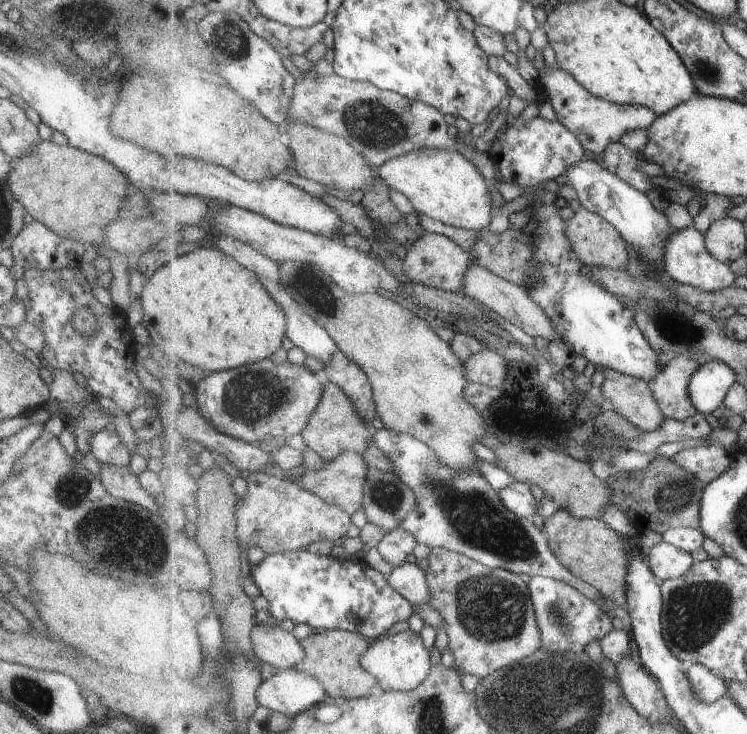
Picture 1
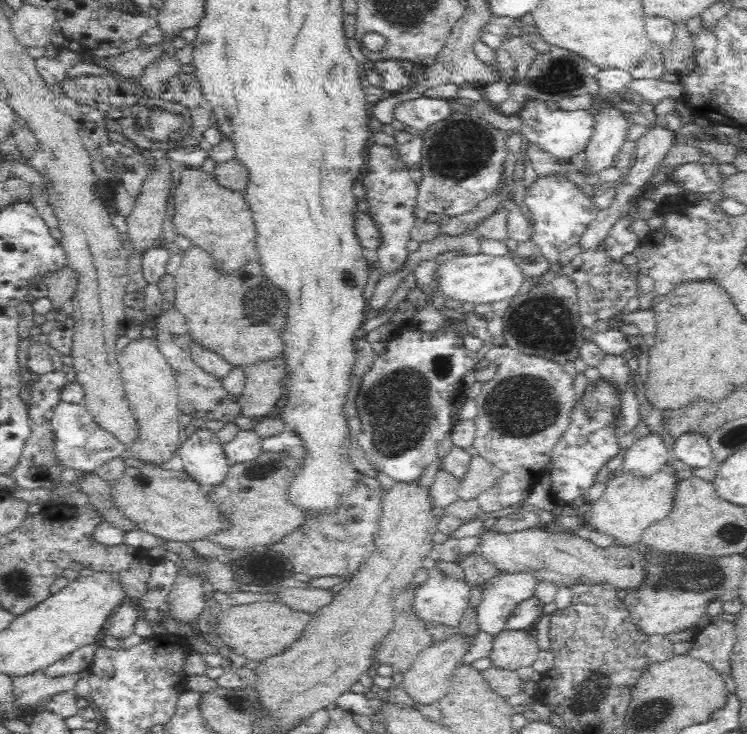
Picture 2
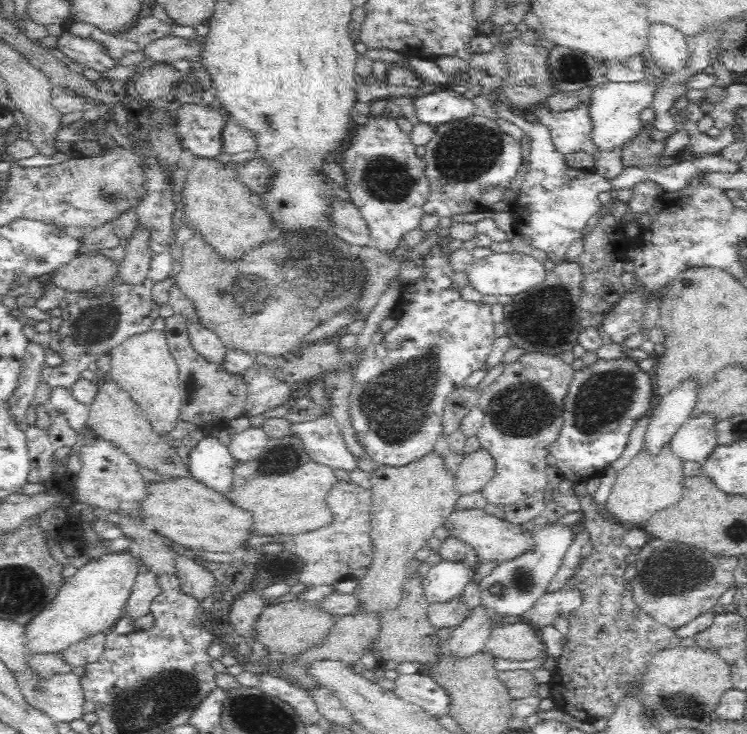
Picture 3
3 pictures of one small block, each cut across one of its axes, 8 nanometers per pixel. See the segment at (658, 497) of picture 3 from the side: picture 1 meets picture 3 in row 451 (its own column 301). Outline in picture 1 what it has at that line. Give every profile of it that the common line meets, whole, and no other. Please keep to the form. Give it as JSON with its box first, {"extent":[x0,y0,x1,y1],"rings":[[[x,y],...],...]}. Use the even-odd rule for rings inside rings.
{"extent":[292,630,379,699],"rings":[[[311,630],[309,635],[300,640],[307,656],[292,667],[297,672],[305,672],[323,682],[330,699],[356,699],[371,695],[379,687],[377,676],[363,668],[361,658],[371,648],[372,641],[362,634],[348,630]]]}

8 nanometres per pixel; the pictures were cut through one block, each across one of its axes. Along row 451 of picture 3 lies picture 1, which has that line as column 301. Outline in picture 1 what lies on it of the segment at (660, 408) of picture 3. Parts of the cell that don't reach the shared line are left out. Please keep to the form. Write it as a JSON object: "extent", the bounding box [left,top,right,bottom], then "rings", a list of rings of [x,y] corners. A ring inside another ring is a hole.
{"extent":[251,624,308,671],"rings":[[[257,624],[251,632],[251,642],[257,658],[279,671],[291,669],[308,654],[295,634],[282,630],[278,625]]]}

